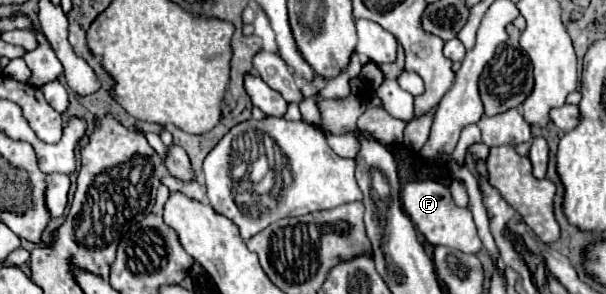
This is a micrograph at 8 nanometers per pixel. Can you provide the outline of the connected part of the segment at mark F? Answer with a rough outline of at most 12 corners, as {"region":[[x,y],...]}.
{"region":[[434,179],[402,187],[402,207],[432,245],[478,253],[468,207]]}

